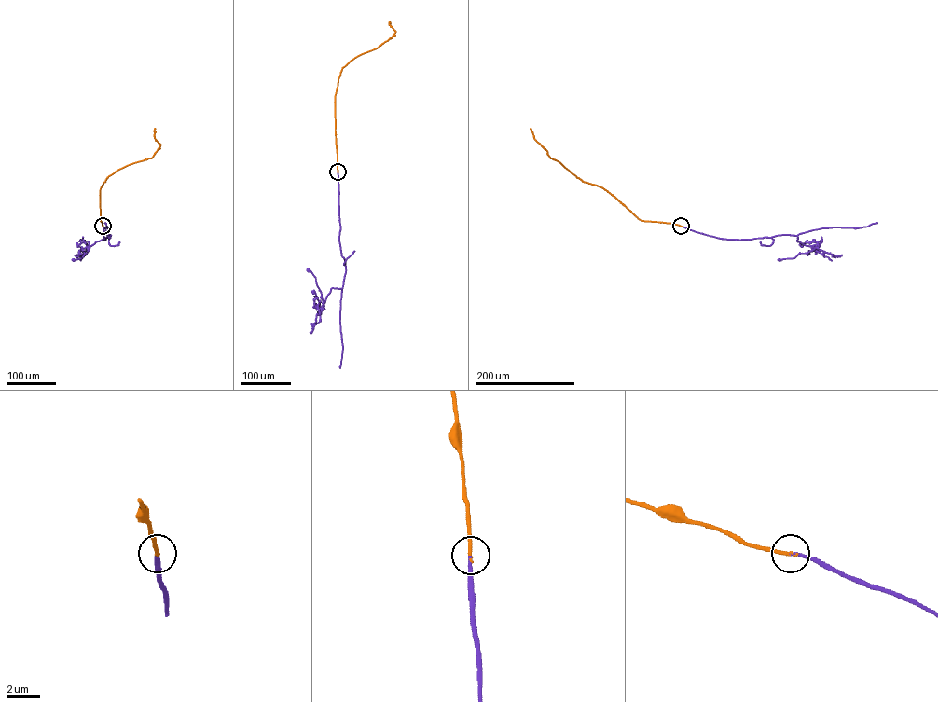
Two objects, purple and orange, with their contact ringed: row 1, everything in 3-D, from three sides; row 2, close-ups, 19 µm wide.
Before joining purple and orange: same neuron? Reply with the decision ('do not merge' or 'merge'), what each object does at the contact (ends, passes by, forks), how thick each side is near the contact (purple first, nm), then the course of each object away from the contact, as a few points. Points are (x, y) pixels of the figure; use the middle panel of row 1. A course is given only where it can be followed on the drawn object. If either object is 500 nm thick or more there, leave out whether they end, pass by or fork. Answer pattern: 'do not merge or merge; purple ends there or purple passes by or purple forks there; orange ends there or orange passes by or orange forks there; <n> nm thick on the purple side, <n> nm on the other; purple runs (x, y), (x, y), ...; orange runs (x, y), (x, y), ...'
merge; purple ends there; orange ends there; 180 nm thick on the purple side, 200 nm on the other; purple runs (337, 172), (338, 240), (346, 268), (342, 288), (331, 288), (323, 306), (315, 278), (308, 270); orange runs (337, 172), (335, 100), (341, 70), (355, 58), (392, 37), (395, 32), (390, 21)

